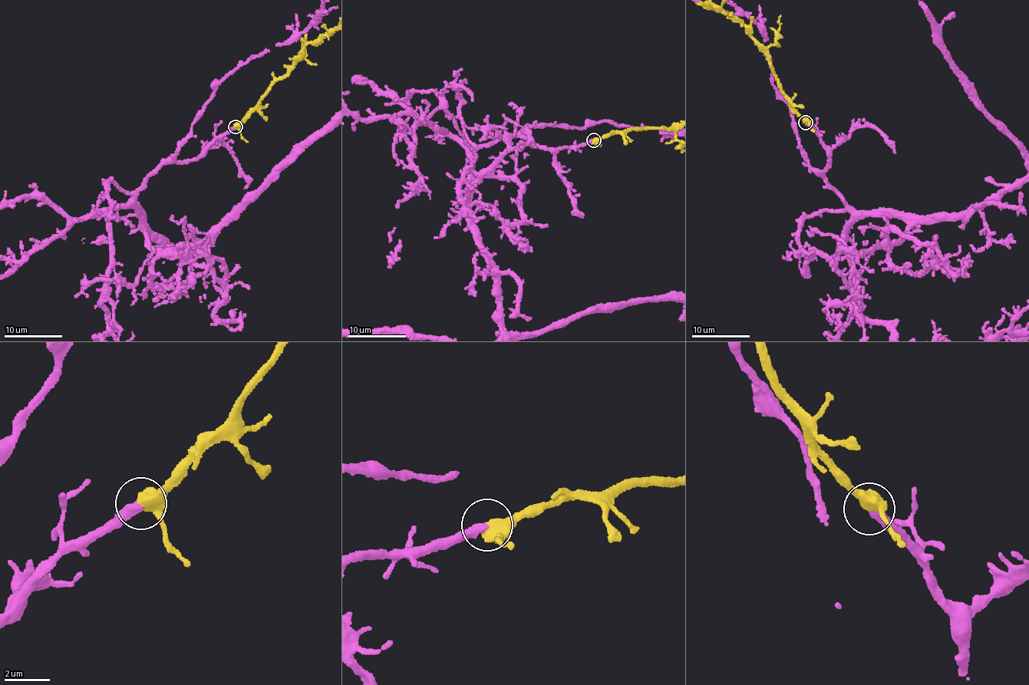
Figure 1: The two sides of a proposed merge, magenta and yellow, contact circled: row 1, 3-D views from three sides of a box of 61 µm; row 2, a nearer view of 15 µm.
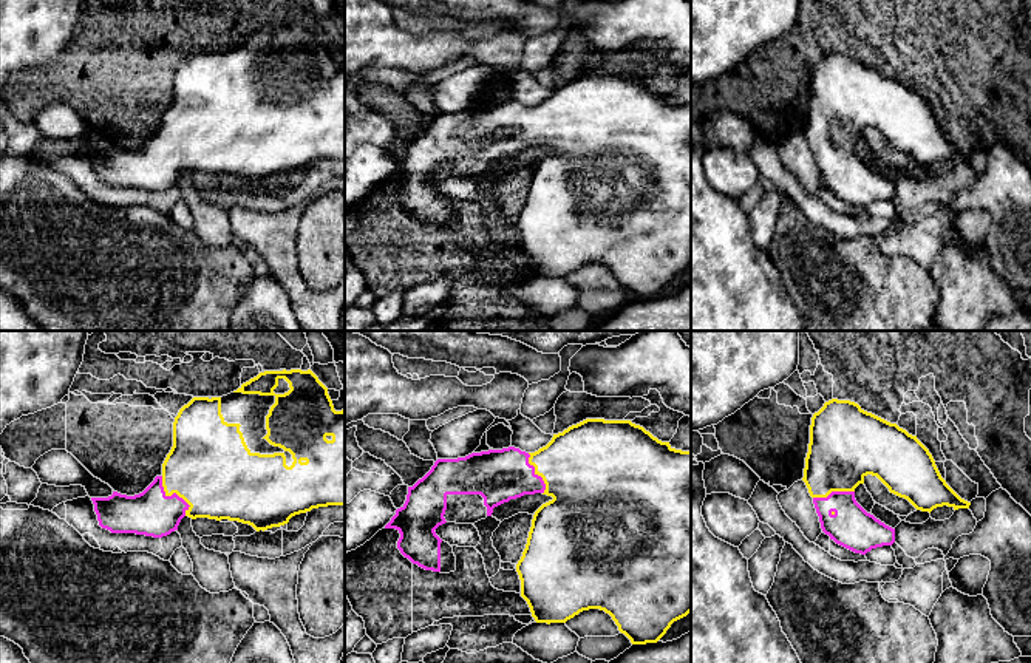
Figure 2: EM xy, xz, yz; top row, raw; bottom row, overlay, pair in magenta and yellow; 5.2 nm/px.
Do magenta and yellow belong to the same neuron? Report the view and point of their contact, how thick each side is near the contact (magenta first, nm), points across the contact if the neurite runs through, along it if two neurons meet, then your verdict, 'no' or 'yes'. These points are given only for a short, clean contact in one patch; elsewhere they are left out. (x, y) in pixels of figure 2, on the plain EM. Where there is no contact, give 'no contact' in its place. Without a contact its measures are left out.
contact xy (173, 147); calibres 240 and 440 nm; yes

